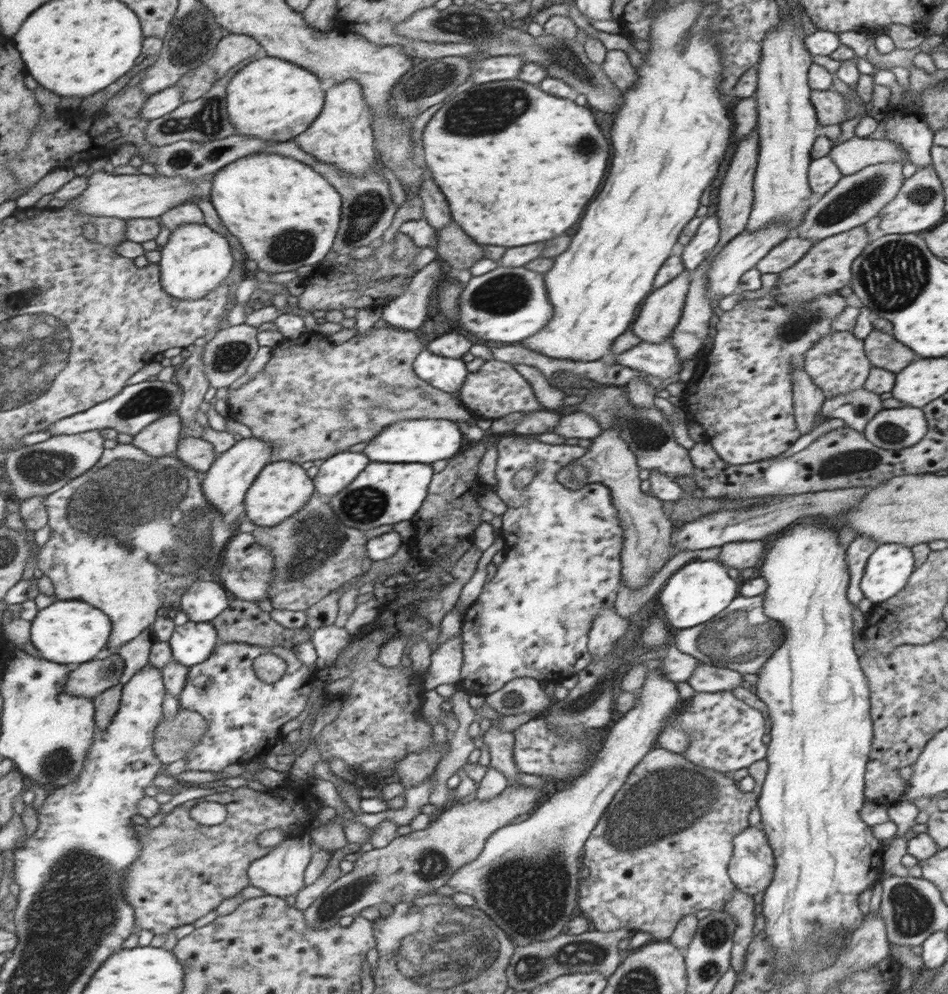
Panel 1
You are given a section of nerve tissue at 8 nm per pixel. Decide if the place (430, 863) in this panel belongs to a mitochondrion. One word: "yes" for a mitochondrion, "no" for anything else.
yes

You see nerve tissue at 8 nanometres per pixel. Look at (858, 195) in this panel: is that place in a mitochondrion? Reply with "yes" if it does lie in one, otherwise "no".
yes

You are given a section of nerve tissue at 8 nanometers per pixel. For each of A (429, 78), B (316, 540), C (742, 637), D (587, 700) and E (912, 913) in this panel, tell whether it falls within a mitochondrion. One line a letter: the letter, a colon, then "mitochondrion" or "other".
A: mitochondrion
B: mitochondrion
C: mitochondrion
D: mitochondrion
E: mitochondrion

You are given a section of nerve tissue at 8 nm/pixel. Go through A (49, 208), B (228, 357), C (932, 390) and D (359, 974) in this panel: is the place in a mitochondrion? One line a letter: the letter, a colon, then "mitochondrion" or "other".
A: other
B: mitochondrion
C: other
D: other

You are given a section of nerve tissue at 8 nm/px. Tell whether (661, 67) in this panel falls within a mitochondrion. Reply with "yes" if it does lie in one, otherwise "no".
no

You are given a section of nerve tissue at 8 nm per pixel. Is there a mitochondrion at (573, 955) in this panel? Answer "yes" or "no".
yes

